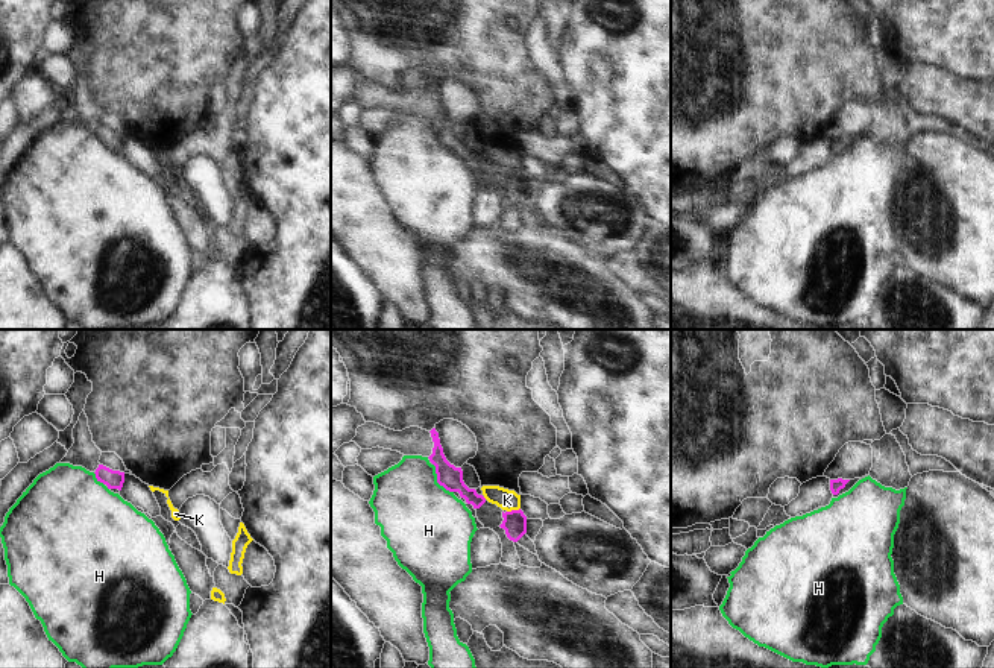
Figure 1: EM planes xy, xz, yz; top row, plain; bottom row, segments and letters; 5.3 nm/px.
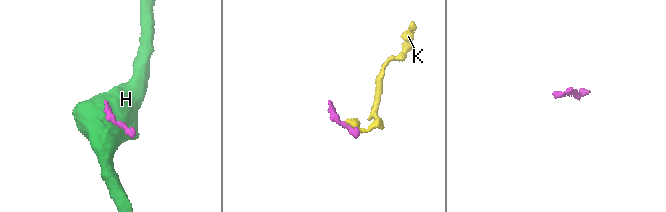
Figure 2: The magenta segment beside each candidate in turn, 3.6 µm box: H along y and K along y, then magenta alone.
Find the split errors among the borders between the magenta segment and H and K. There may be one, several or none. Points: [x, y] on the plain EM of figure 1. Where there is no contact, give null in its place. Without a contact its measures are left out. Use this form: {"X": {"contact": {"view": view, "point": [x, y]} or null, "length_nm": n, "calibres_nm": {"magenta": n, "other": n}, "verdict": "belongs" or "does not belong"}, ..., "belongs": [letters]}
{"H": {"contact": {"view": "xz", "point": [437, 140]}, "length_nm": 190, "calibres_nm": {"magenta": 120, "other": 440}, "verdict": "does not belong"}, "K": {"contact": {"view": "xz", "point": [513, 170]}, "length_nm": 80, "calibres_nm": {"magenta": 130, "other": 110}, "verdict": "belongs"}, "belongs": ["K"]}

